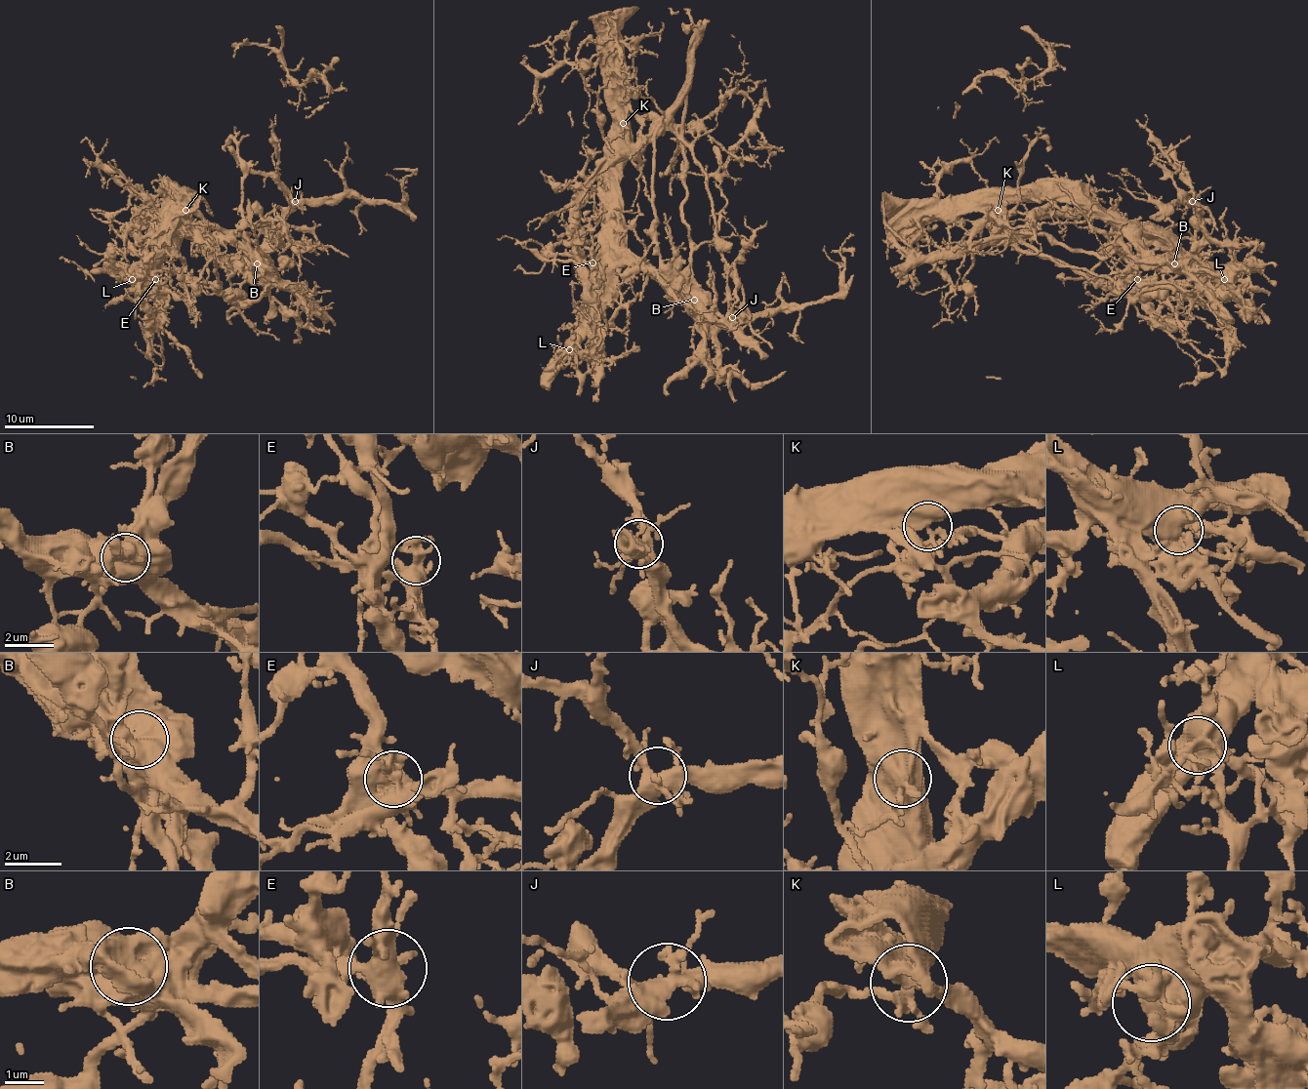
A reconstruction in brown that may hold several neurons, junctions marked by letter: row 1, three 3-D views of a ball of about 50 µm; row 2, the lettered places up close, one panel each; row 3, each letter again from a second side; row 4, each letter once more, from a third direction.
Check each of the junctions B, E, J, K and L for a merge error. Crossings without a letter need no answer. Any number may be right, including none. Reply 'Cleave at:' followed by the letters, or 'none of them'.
Cleave at: B, E, K

